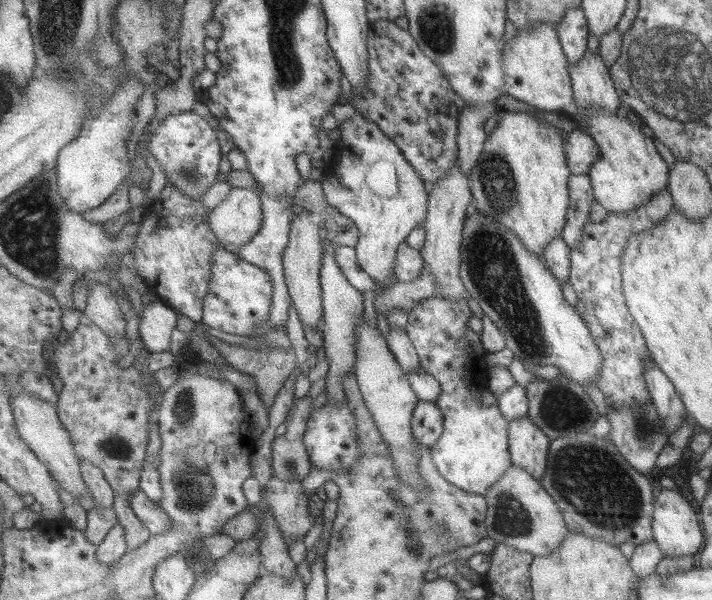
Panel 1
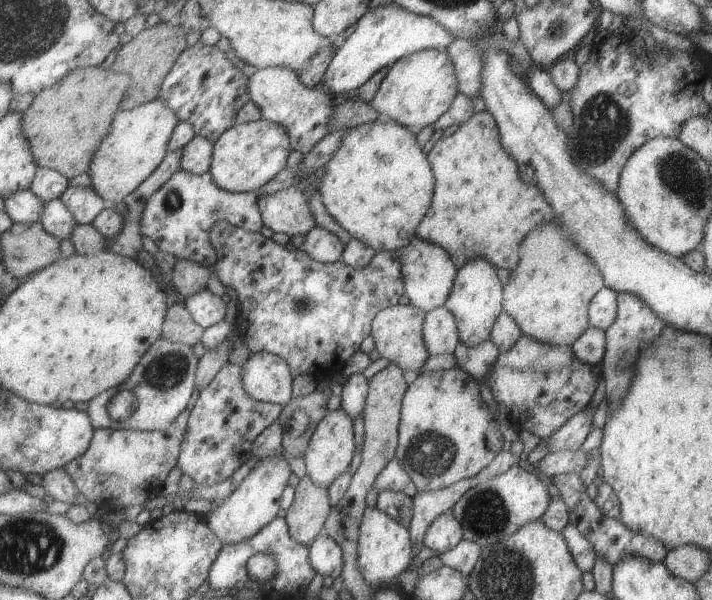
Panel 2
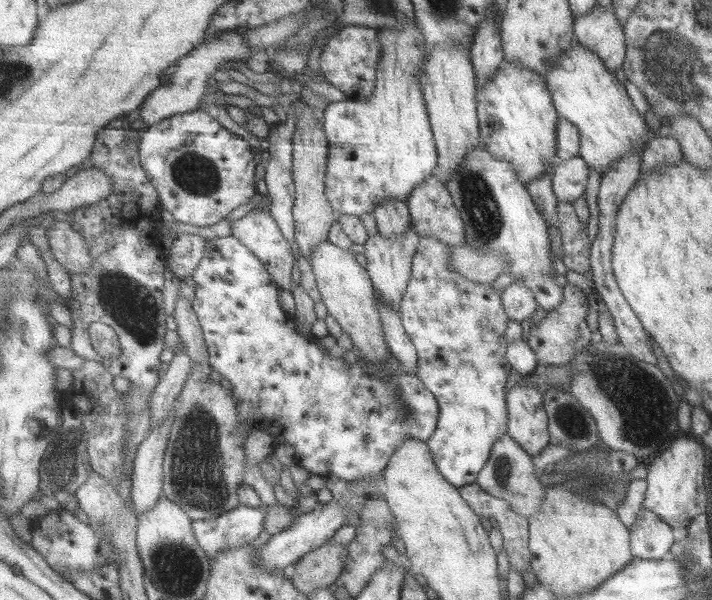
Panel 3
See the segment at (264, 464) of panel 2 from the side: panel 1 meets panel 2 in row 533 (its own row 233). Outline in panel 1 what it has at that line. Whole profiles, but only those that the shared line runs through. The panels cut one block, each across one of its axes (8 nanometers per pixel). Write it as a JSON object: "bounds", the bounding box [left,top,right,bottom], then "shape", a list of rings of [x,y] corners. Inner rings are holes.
{"bounds":[210,188,264,251],"shape":[[[231,188],[229,196],[211,211],[210,224],[221,243],[231,251],[246,246],[264,222],[262,199],[251,189]]]}

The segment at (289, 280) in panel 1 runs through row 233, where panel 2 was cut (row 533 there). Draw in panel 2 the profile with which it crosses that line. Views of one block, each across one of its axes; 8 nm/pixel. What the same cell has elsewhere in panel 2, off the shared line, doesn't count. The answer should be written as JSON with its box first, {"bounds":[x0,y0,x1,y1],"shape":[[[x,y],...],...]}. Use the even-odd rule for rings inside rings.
{"bounds":[286,475,333,546],"shape":[[[306,475],[296,487],[296,498],[286,514],[291,537],[311,546],[322,532],[333,511],[330,488],[319,485]]]}

